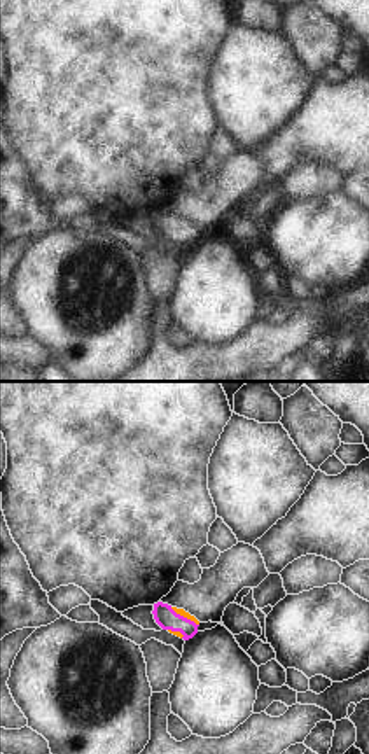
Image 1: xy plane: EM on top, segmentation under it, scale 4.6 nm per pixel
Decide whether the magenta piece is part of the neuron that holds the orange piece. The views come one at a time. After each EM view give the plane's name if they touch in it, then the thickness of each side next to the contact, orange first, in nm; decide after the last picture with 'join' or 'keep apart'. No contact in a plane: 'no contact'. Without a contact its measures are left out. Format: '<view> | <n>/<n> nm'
xy | 30/100 nm

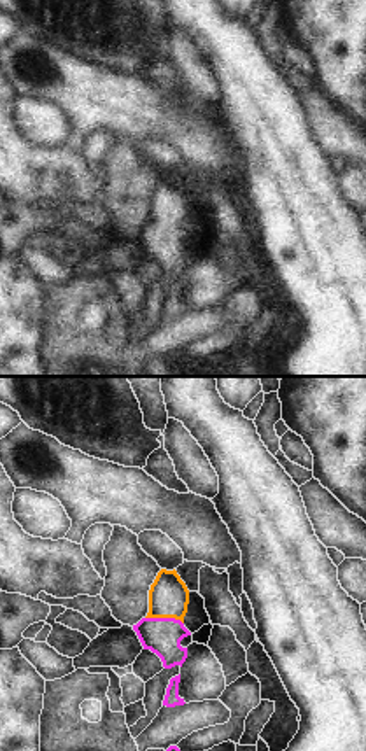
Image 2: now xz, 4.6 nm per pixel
xz | 190/170 nm

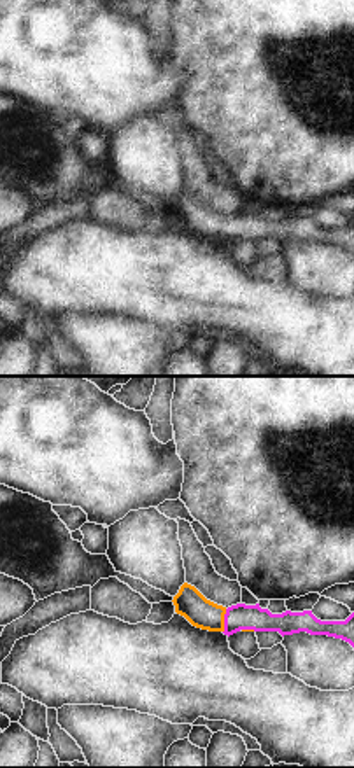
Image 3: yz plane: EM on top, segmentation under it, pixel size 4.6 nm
yz | 140/120 nm

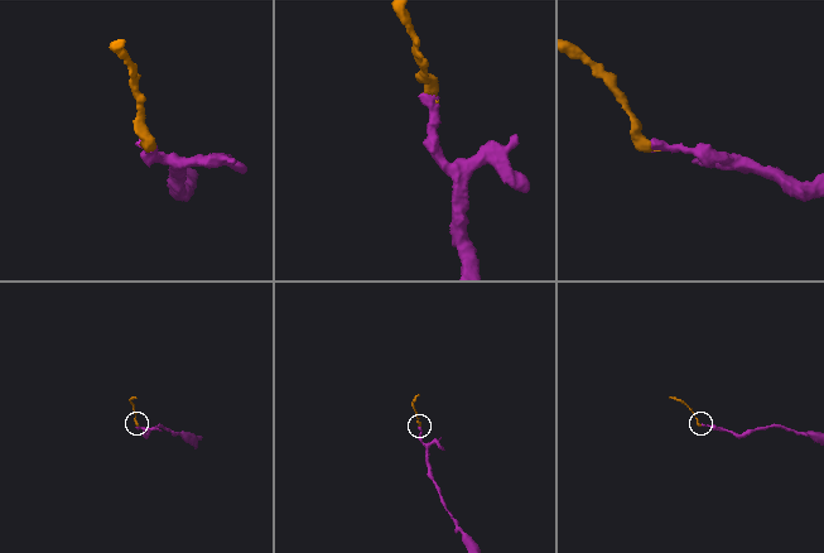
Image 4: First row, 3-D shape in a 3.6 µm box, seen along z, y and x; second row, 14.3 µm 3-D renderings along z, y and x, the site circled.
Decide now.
join

